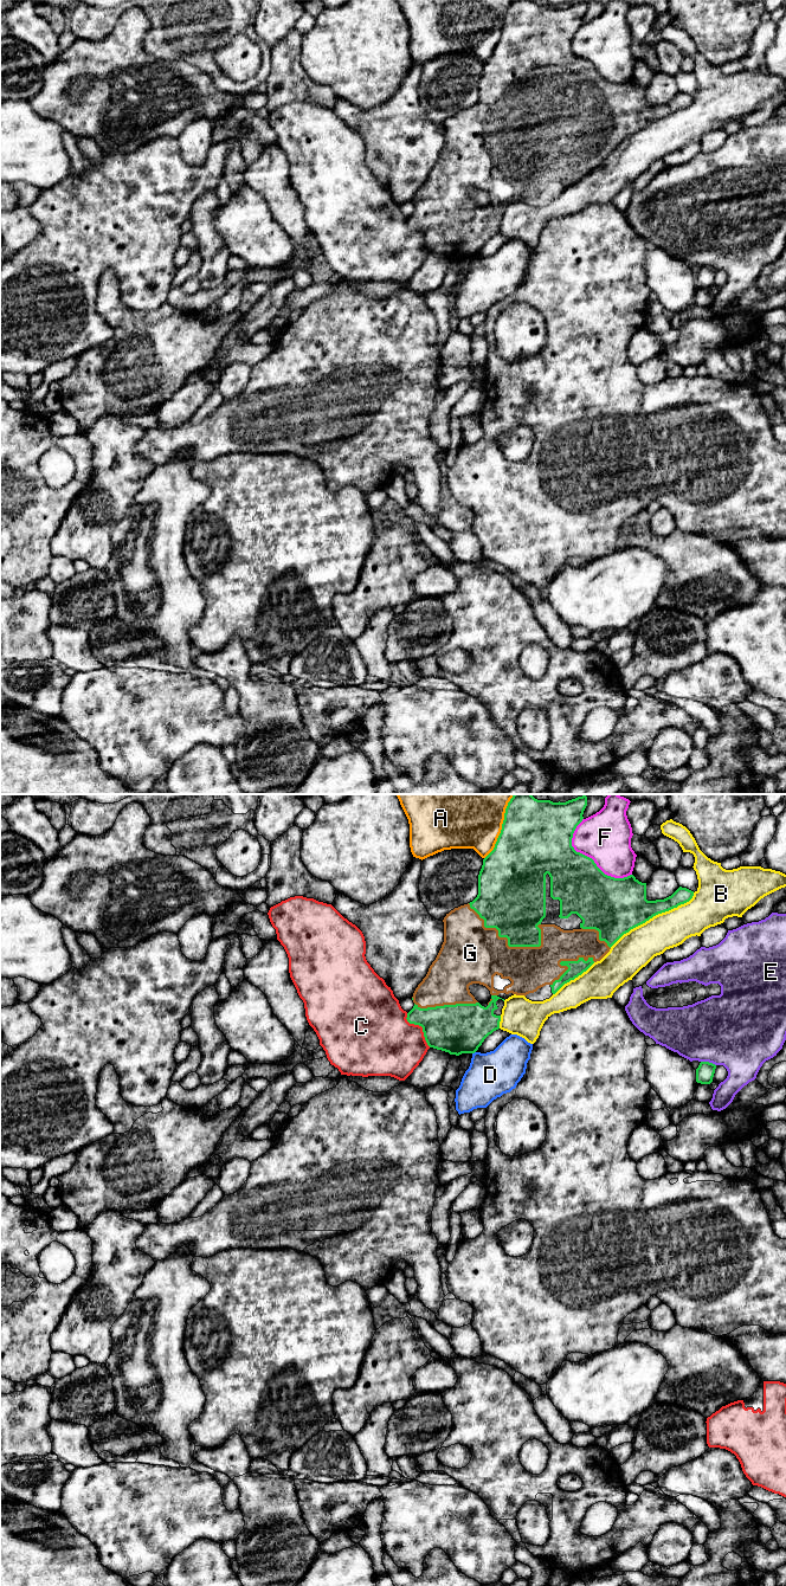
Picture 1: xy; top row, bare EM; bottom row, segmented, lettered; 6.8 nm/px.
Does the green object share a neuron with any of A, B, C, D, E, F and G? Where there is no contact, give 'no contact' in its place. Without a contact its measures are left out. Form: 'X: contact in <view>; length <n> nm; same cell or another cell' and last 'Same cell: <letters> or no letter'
A: contact in xy; length 480 nm; another cell
B: contact in xy; length 700 nm; another cell
C: contact in xy; length 280 nm; another cell
D: contact in xy; length 30 nm; another cell
E: contact in xy; length 110 nm; another cell
F: contact in xy; length 500 nm; another cell
G: contact in xy; length 600 nm; same cell
Same cell: G

